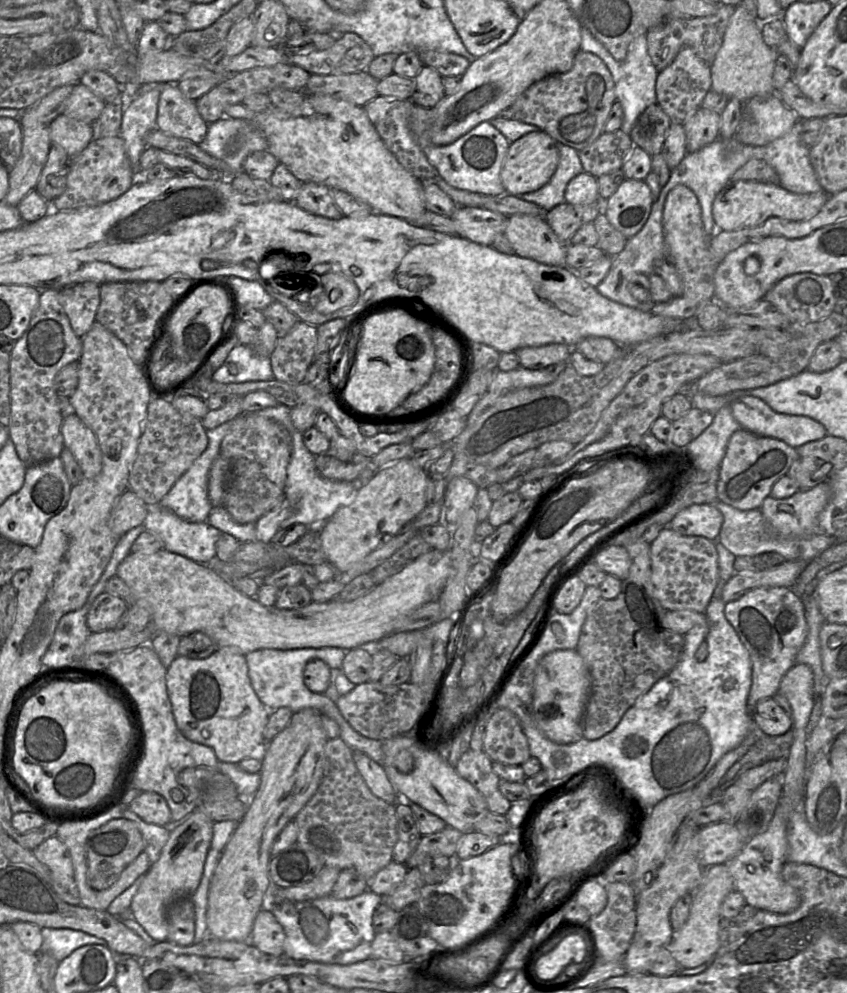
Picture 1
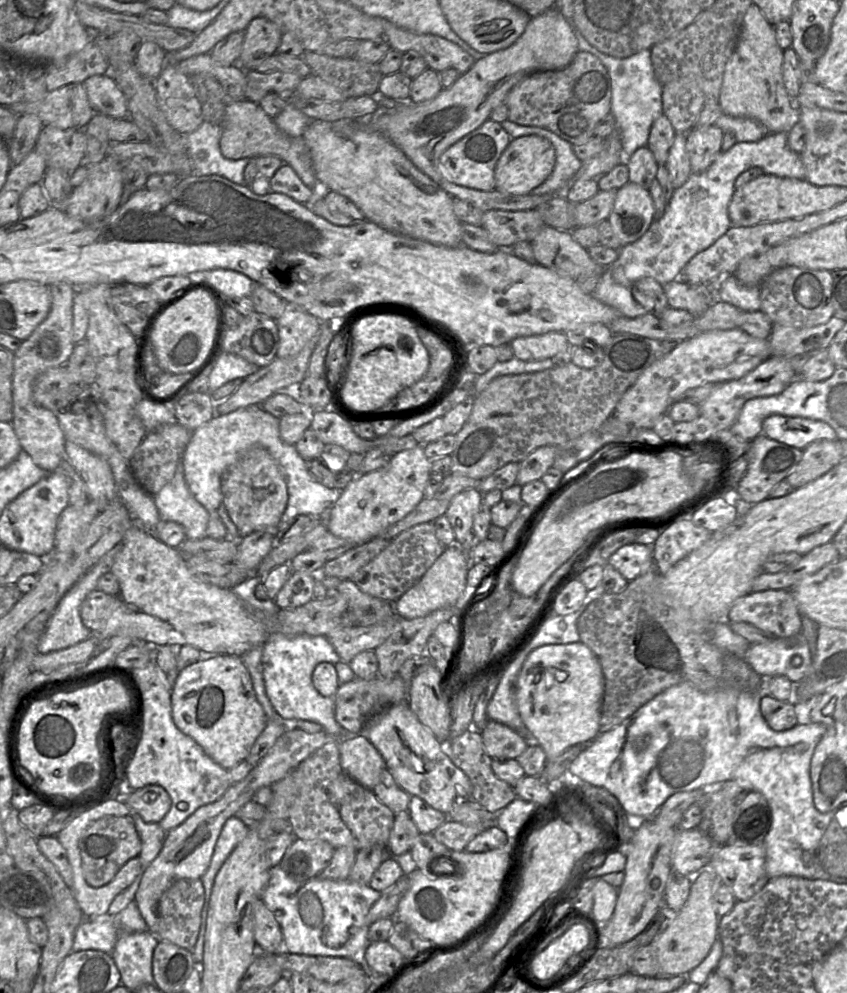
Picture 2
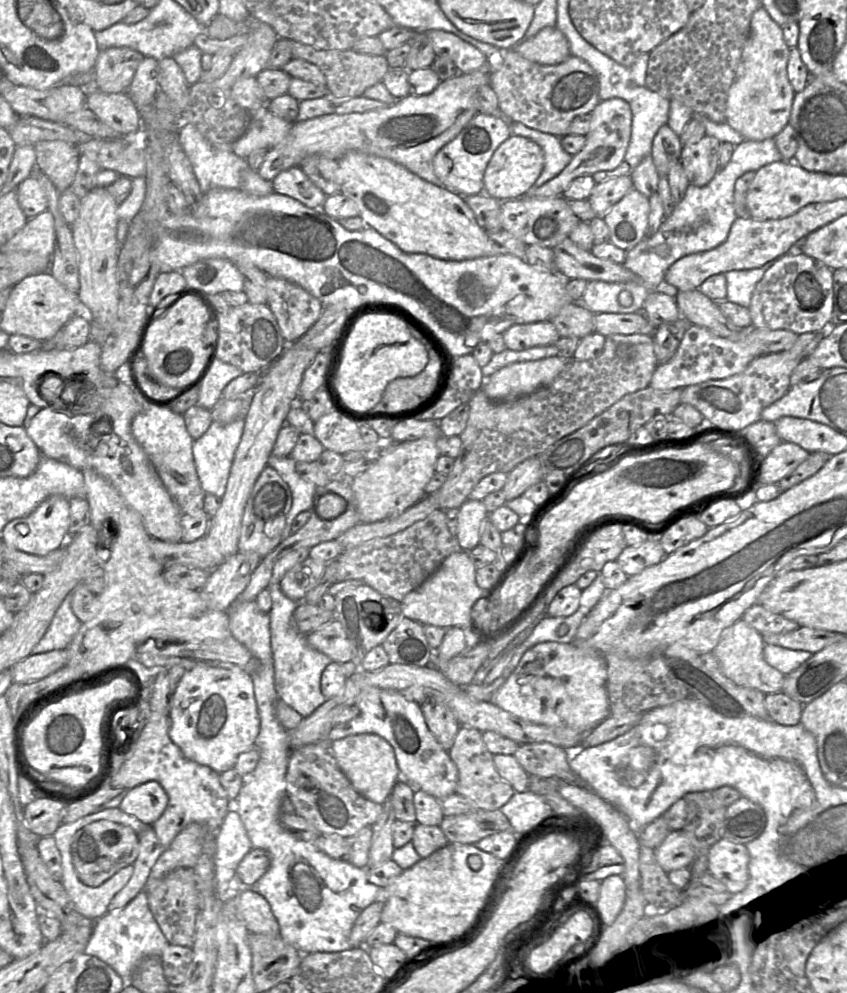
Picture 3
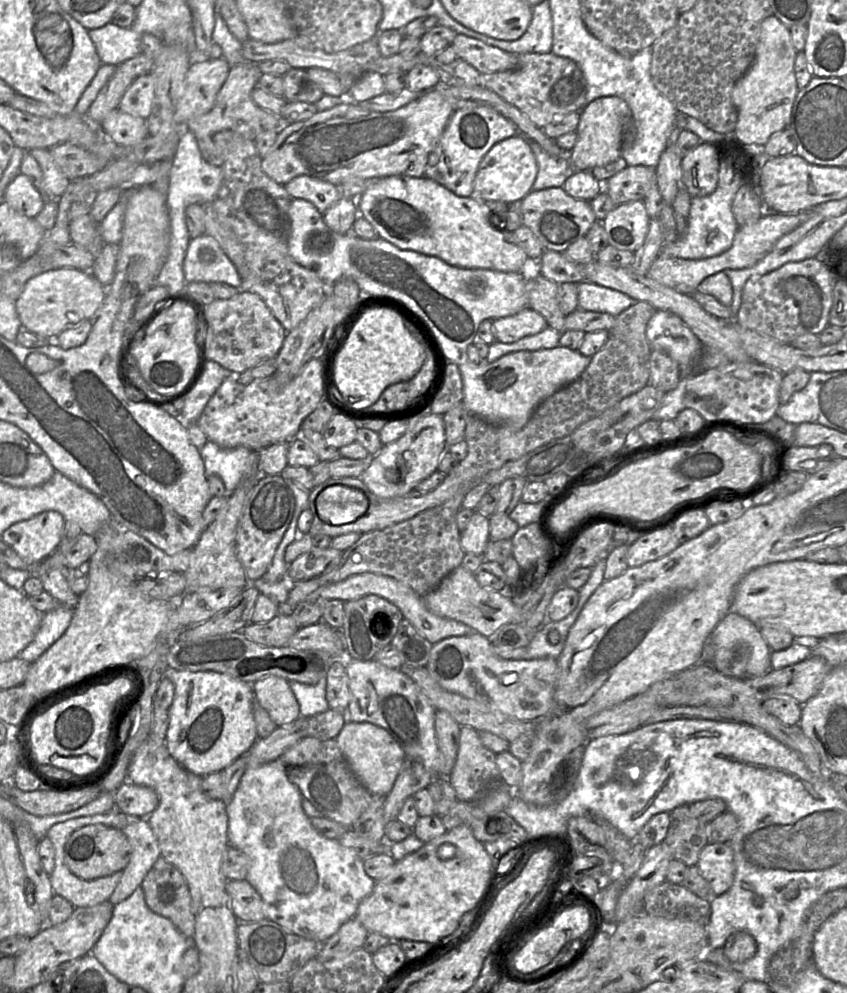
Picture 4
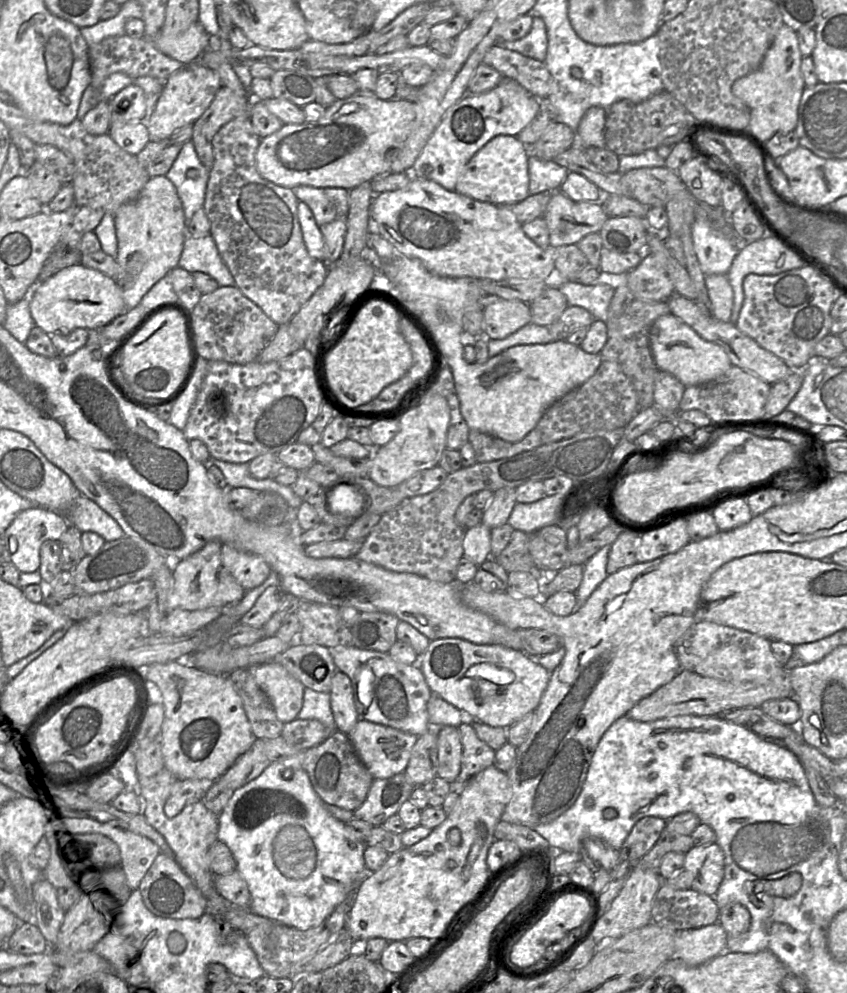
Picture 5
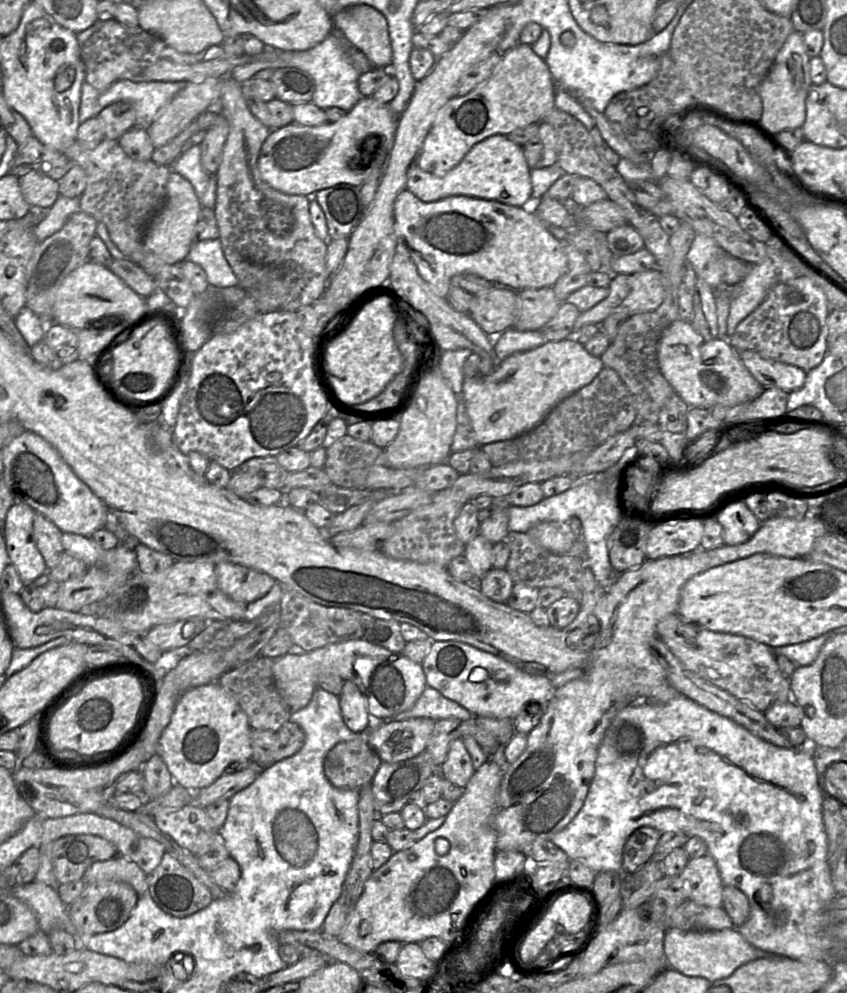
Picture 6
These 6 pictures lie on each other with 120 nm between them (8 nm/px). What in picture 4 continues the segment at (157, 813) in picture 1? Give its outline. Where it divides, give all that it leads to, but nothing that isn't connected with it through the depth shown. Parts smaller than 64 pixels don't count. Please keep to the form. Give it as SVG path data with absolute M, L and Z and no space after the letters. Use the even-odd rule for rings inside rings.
M122 784L114 792L115 809L139 818L147 818L158 807L158 793L150 787L136 784Z

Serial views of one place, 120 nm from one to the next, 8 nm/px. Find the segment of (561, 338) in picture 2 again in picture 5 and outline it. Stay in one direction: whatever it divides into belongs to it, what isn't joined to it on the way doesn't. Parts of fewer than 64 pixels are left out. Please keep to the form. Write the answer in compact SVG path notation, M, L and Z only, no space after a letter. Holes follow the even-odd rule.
M496 296L484 299L483 334L486 339L504 339L531 323L531 309L520 300L506 300Z

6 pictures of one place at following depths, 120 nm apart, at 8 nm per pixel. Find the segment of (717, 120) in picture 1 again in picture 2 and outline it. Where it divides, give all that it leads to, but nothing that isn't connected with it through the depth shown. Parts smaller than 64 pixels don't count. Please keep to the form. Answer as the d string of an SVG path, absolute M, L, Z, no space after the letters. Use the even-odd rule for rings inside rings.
M715 125L694 127L686 134L686 150L692 173L706 171L721 152L723 131Z

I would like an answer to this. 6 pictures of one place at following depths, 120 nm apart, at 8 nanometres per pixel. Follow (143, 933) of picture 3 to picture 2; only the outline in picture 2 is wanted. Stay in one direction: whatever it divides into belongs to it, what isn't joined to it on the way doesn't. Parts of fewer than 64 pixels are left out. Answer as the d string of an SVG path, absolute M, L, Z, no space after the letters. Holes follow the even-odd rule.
M133 900L117 914L86 917L75 931L72 952L98 950L111 954L121 933L144 931L146 922Z

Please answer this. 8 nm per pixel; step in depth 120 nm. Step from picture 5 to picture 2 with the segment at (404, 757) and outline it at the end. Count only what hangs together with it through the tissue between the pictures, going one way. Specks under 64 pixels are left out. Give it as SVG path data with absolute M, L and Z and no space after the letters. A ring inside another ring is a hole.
M362 736L345 737L338 744L342 769L355 782L373 791L375 786L380 782L383 770L387 769L386 763L379 751L368 739Z

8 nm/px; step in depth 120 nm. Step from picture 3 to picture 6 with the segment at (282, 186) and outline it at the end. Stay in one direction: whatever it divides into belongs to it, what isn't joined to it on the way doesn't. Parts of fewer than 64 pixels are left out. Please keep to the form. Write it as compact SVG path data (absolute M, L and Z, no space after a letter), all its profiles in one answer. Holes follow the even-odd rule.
M338 184L315 192L327 223L329 239L349 239L364 212L360 187Z

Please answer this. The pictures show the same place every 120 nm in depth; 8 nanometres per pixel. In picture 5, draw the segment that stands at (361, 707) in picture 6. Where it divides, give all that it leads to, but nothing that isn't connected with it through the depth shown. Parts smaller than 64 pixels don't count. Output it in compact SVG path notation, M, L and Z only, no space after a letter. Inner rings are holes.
M337 670L333 675L329 693L336 728L338 731L349 734L360 719L350 678Z

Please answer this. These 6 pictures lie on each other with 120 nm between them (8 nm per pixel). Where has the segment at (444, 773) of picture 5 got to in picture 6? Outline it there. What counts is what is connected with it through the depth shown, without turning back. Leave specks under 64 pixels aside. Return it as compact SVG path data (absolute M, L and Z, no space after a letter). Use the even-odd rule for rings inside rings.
M462 738L453 740L445 761L439 767L441 776L464 789L475 771L471 756L463 744Z

